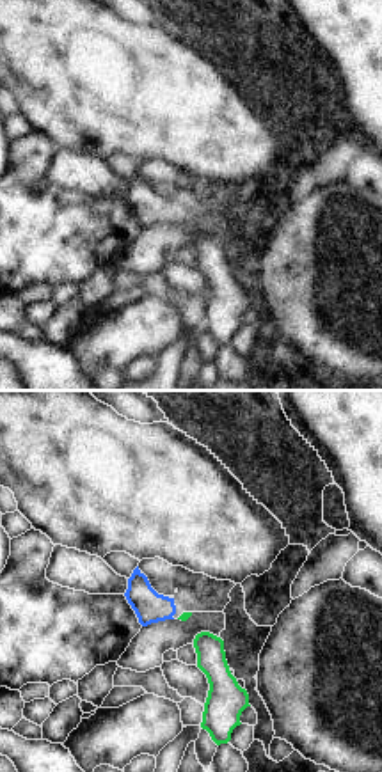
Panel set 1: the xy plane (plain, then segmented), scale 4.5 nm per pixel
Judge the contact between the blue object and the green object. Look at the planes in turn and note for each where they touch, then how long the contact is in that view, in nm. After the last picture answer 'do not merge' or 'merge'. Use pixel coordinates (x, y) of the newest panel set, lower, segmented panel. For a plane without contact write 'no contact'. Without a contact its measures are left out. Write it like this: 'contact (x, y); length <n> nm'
no contact

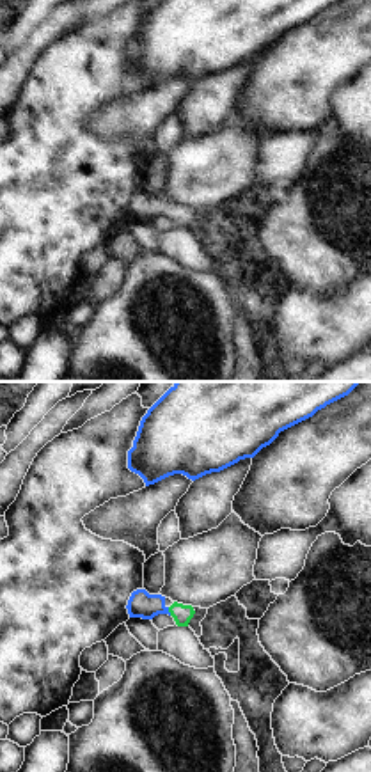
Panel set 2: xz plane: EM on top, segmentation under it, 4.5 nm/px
contact (167, 611); length 40 nm

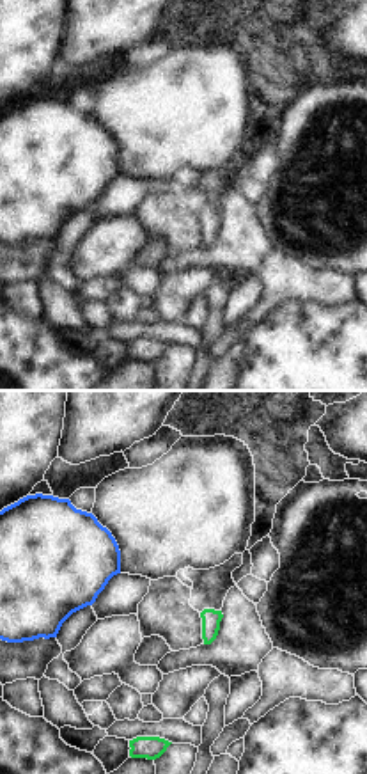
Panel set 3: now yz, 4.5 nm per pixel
no contact

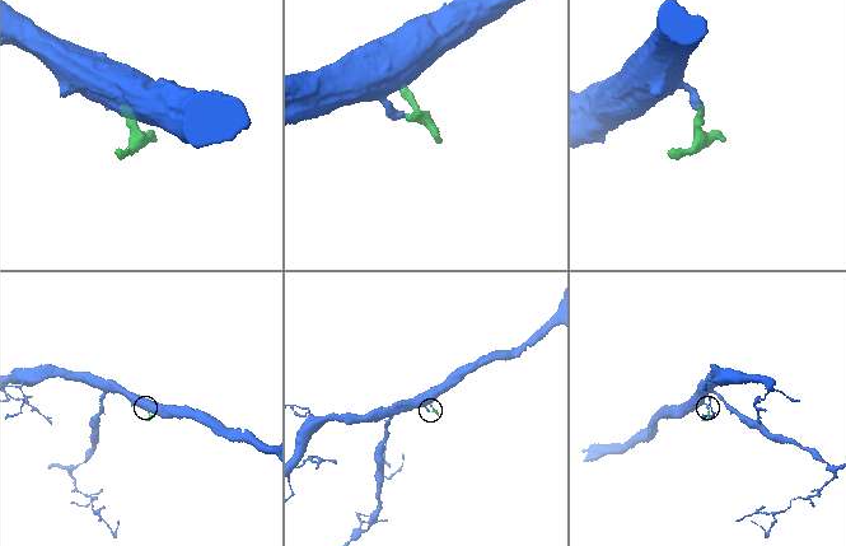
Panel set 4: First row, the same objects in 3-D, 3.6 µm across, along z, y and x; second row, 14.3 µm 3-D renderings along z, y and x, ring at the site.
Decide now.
merge

